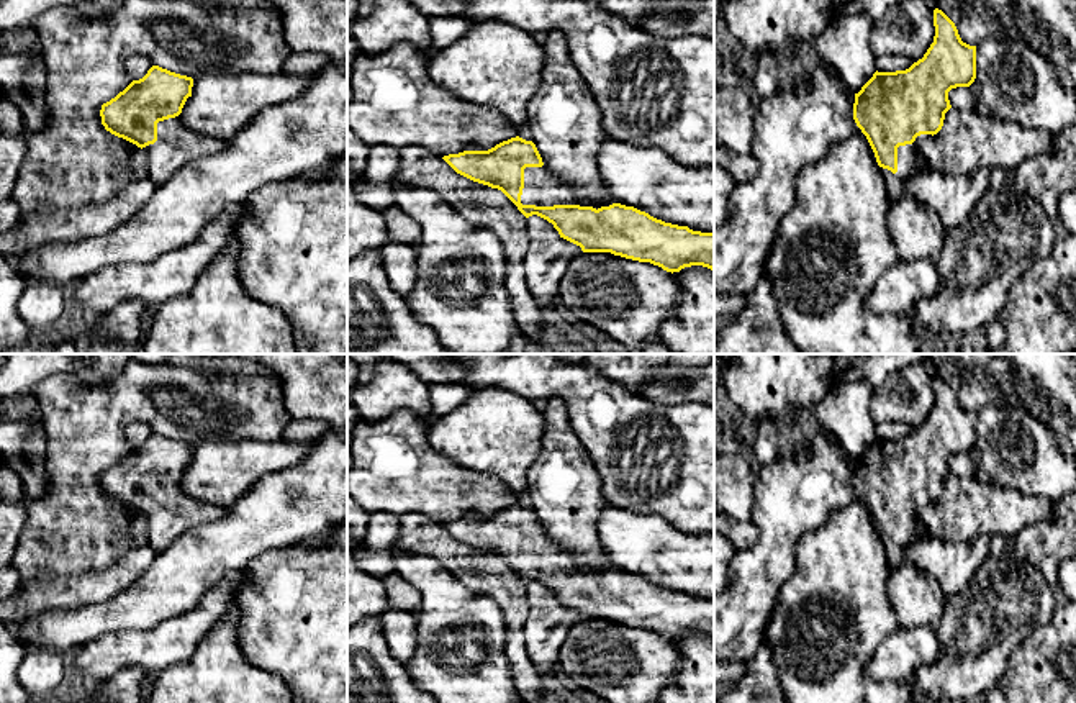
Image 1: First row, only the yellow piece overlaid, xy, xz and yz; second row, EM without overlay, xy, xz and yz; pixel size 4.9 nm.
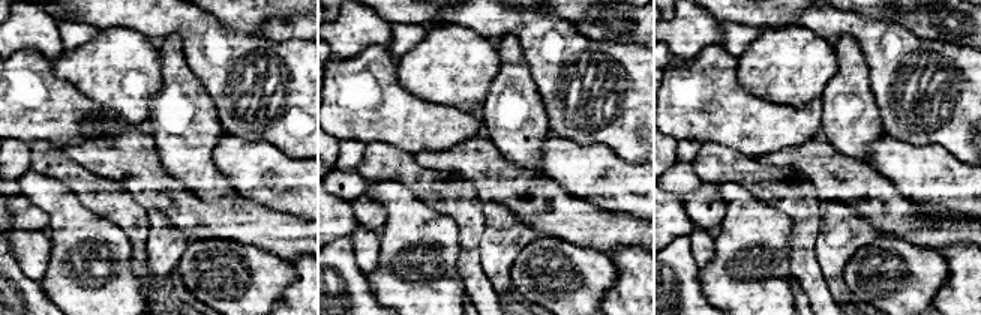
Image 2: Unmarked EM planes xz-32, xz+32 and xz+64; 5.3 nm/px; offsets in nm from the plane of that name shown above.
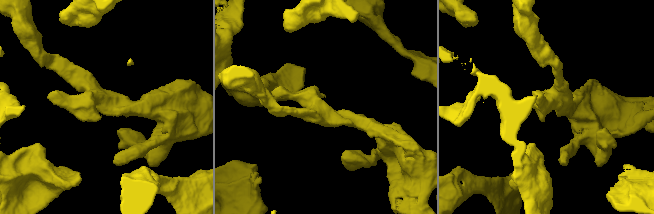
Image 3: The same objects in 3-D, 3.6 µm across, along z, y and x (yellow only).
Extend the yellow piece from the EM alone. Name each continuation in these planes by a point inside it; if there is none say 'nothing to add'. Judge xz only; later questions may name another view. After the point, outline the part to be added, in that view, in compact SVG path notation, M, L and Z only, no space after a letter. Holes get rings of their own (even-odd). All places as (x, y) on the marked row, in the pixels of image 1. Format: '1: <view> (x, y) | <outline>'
1: xz (541, 187) | M545 166L524 169L524 188L521 195L522 205L554 206L554 205L580 205L580 206L609 206L617 203L613 198L591 202L578 197L568 184L555 177Z

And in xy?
1: xy (176, 146) | M180 115L159 121L157 141L142 147L147 154L149 179L160 185L190 161L215 154L224 146L226 141L187 129Z

